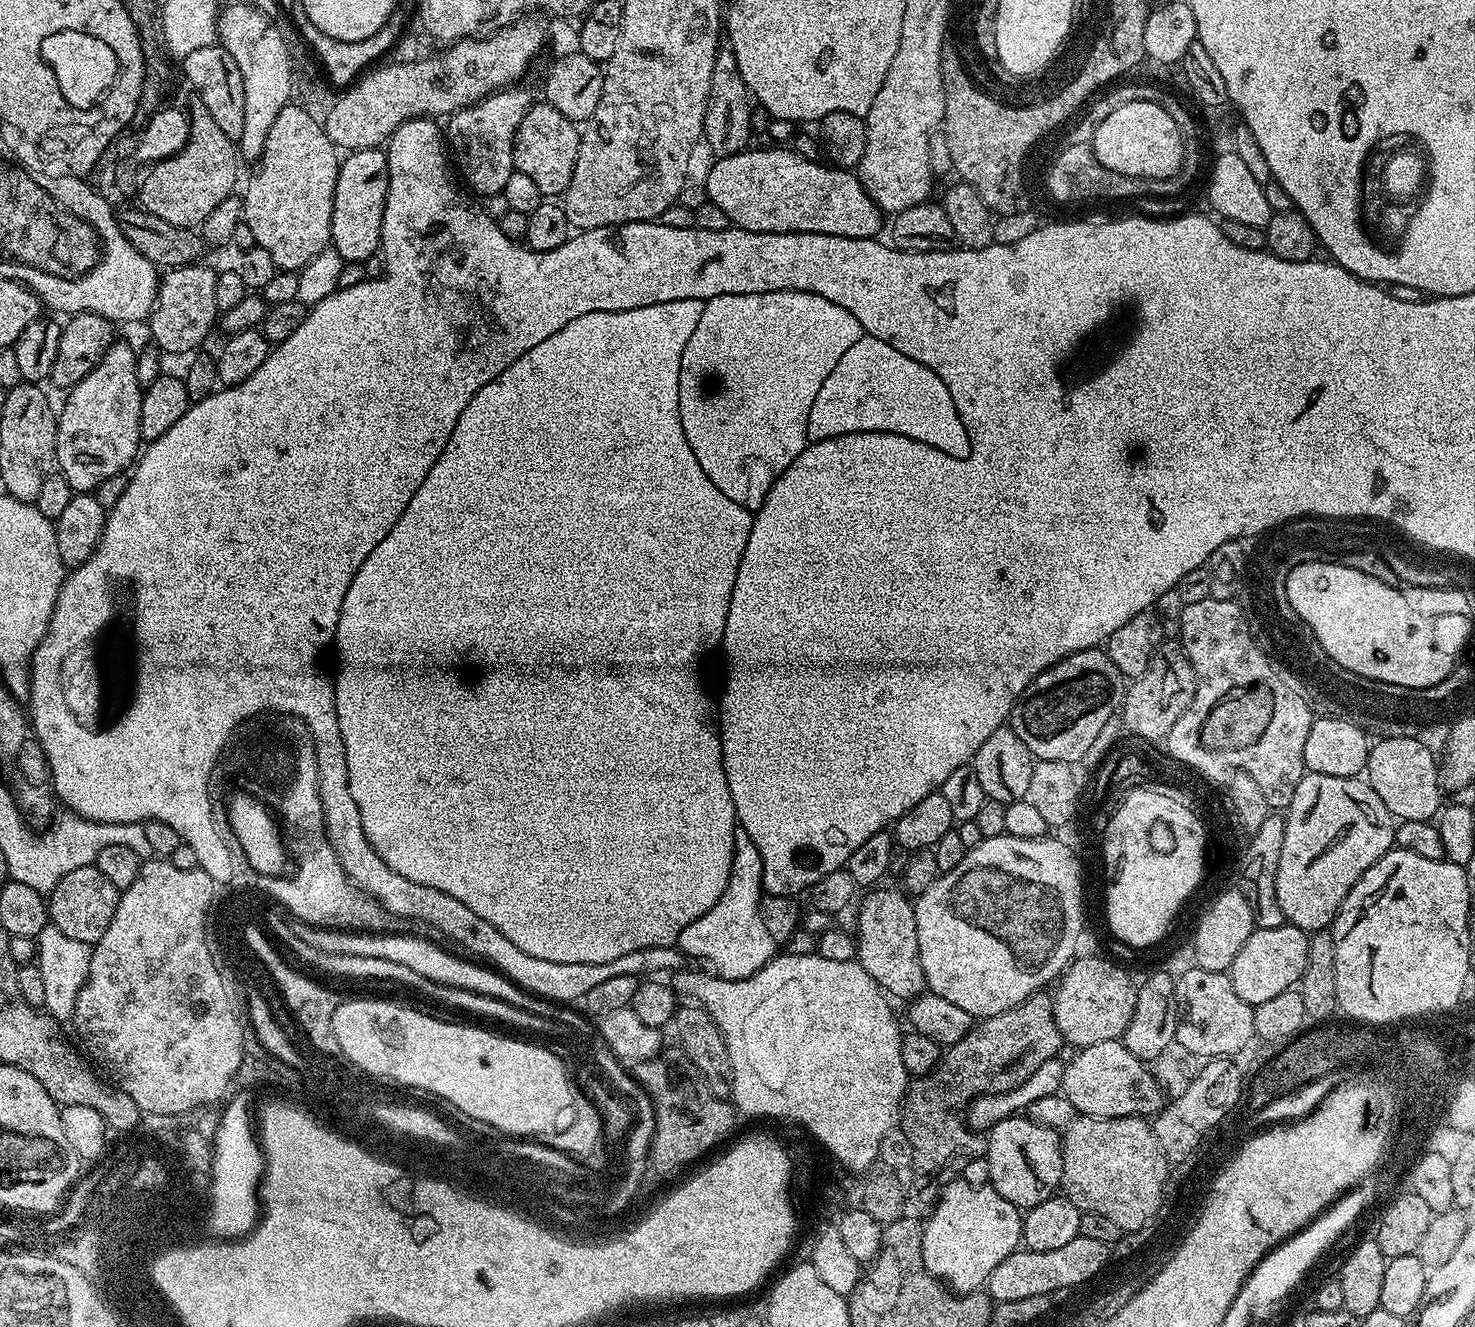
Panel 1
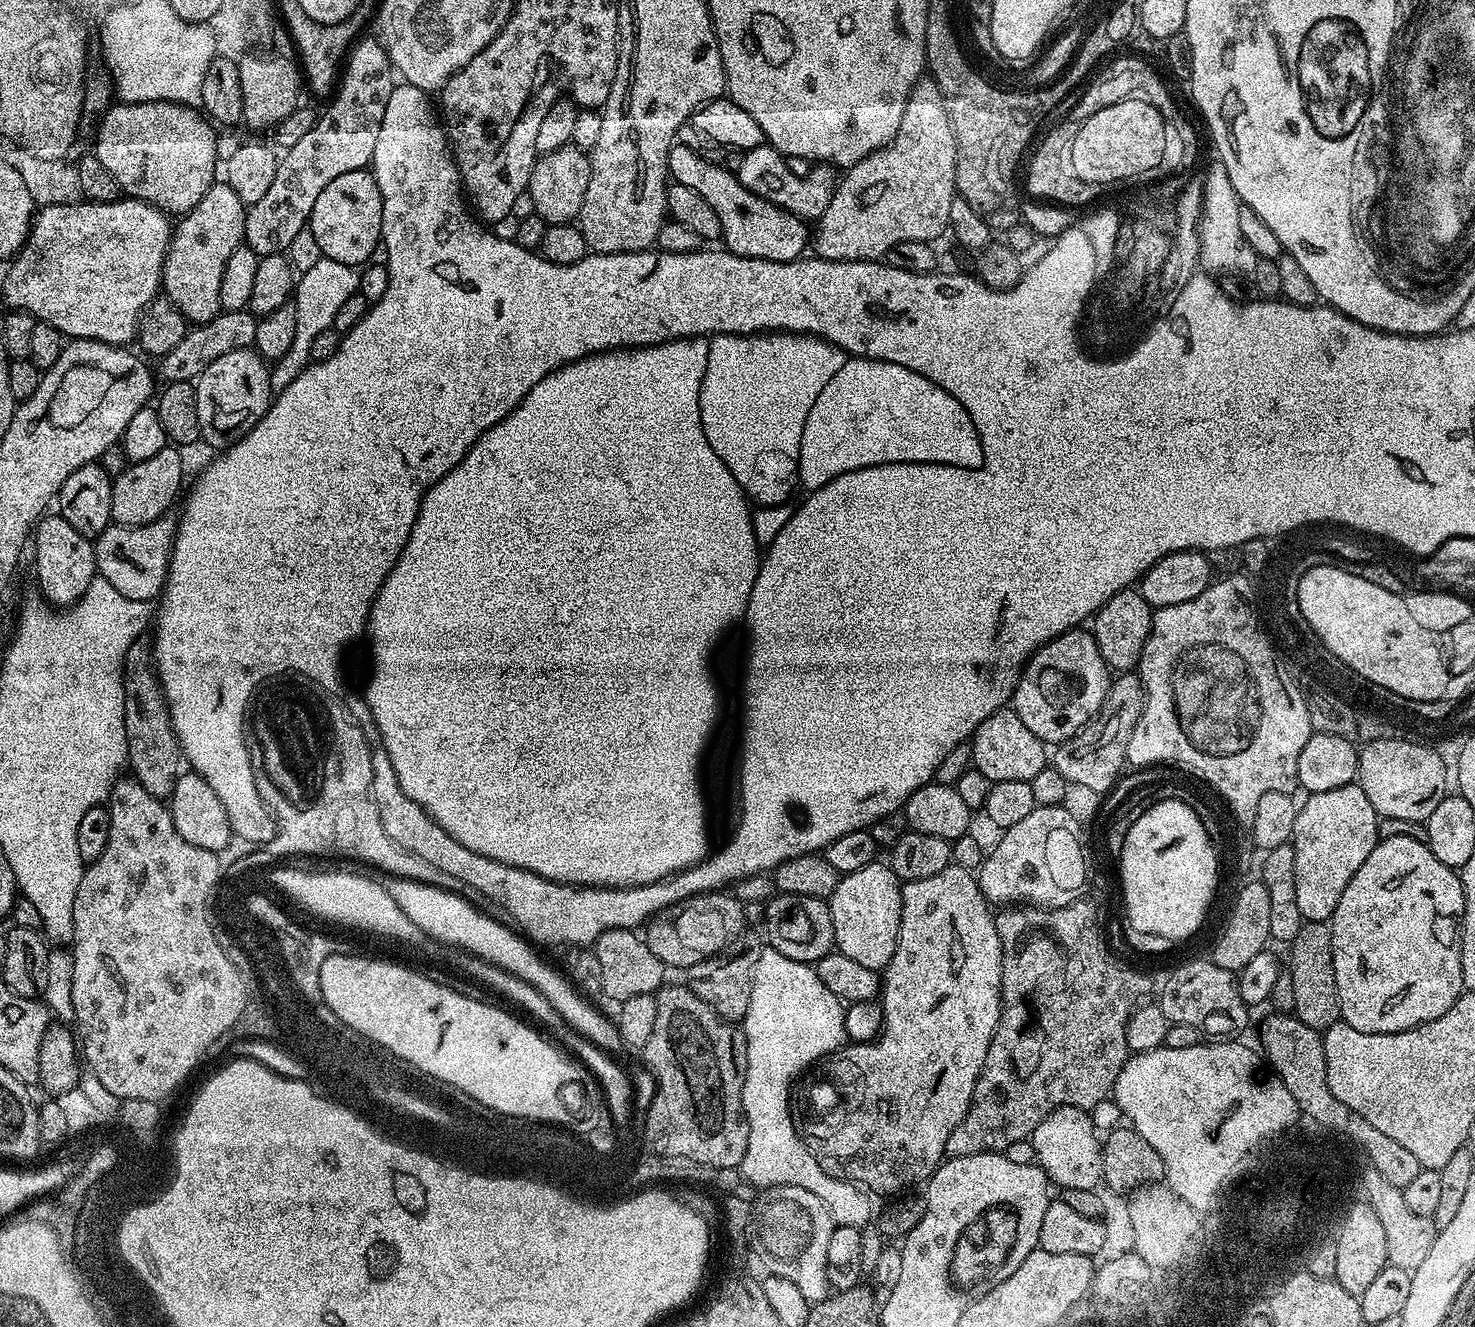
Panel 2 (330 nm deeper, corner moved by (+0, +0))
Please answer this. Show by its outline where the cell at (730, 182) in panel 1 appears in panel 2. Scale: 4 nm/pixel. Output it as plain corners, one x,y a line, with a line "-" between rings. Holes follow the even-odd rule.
673,143
668,155
668,175
675,183
690,186
697,194
702,194
706,202
718,213
722,221
722,244
736,256
749,256
759,260
788,262
799,260
805,255
804,247
810,244
810,228
796,213
788,211
768,196
759,196
746,186
742,186
739,175
728,169
686,150
686,146

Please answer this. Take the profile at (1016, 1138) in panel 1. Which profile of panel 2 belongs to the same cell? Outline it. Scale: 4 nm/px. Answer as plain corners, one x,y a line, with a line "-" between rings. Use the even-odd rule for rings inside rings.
1061,1106
1048,1113
1039,1126
1033,1130
1030,1145
1036,1151
1035,1163
1041,1168
1053,1185
1058,1184
1061,1189
1074,1187
1081,1190
1099,1189
1104,1178
1104,1154
1102,1140
1096,1127
1092,1124
1092,1117
1085,1109

